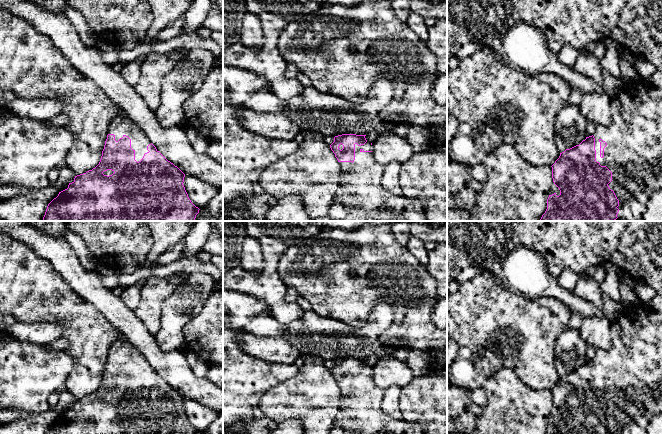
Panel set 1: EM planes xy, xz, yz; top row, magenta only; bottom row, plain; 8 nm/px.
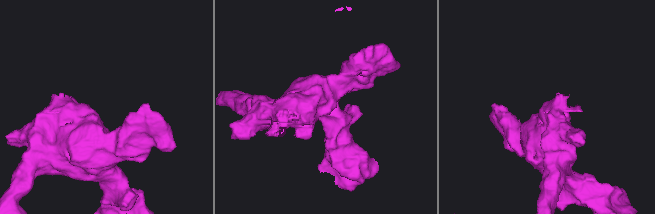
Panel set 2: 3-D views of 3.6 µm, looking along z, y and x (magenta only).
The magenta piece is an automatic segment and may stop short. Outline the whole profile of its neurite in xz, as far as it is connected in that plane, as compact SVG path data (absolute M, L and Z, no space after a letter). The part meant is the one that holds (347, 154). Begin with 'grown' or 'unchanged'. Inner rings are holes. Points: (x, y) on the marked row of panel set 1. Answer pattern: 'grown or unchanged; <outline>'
grown; M342 134L334 137L330 145L340 166L340 185L337 189L327 216L332 221L427 221L423 206L418 200L403 196L395 196L383 188L382 177L384 165L379 165L372 155L372 143L365 138L366 135Z

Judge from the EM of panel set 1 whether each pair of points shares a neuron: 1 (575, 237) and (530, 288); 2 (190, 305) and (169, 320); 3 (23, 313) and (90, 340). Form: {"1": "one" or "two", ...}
{"1": "two", "2": "one", "3": "one"}

